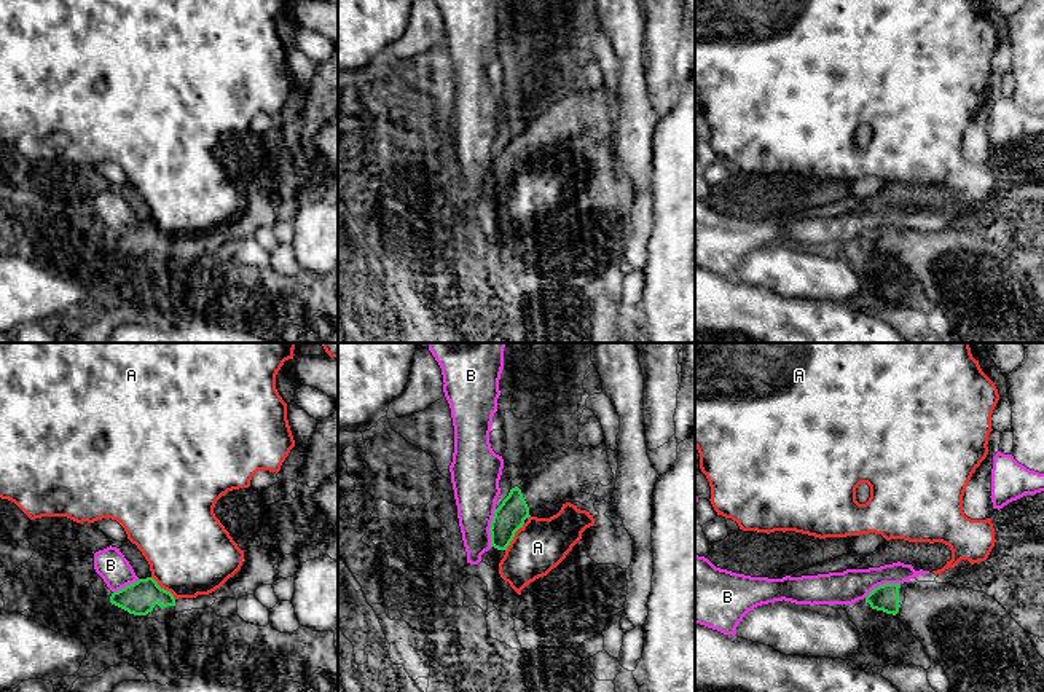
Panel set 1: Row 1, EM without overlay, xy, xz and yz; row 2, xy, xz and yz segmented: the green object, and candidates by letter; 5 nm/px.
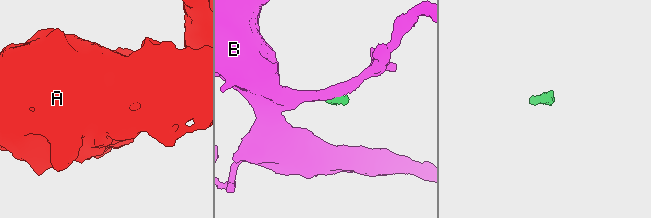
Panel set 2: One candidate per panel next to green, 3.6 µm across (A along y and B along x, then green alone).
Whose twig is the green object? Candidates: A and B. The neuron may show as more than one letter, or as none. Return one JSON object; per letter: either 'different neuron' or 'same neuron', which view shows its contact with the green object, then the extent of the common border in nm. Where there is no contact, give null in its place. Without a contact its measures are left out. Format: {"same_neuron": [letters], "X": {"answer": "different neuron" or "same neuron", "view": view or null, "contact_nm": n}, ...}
{"same_neuron": [], "A": {"answer": "different neuron", "view": "xz", "contact_nm": 170}, "B": {"answer": "different neuron", "view": "xz", "contact_nm": 190}}

